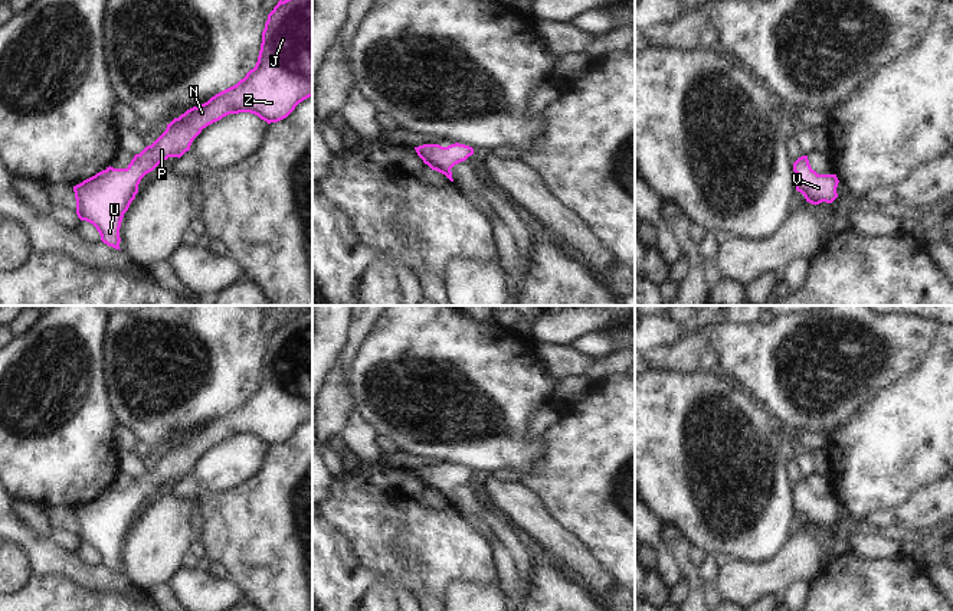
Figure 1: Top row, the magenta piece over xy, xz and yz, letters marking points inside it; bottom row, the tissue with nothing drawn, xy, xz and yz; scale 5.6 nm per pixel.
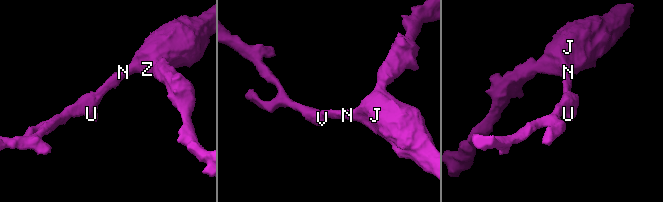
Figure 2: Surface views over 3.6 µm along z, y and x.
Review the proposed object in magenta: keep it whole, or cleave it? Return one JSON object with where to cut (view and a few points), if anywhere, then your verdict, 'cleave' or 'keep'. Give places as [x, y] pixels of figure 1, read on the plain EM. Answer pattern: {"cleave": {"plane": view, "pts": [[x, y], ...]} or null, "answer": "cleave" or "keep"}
{"cleave": null, "answer": "keep"}

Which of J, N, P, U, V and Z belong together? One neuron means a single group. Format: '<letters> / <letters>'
J N P U V Z

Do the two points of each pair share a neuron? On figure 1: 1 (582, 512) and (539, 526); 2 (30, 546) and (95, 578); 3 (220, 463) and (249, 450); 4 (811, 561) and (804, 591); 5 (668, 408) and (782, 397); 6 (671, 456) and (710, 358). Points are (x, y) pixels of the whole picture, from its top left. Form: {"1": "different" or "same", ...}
{"1": "different", "2": "same", "3": "same", "4": "different", "5": "different", "6": "different"}

